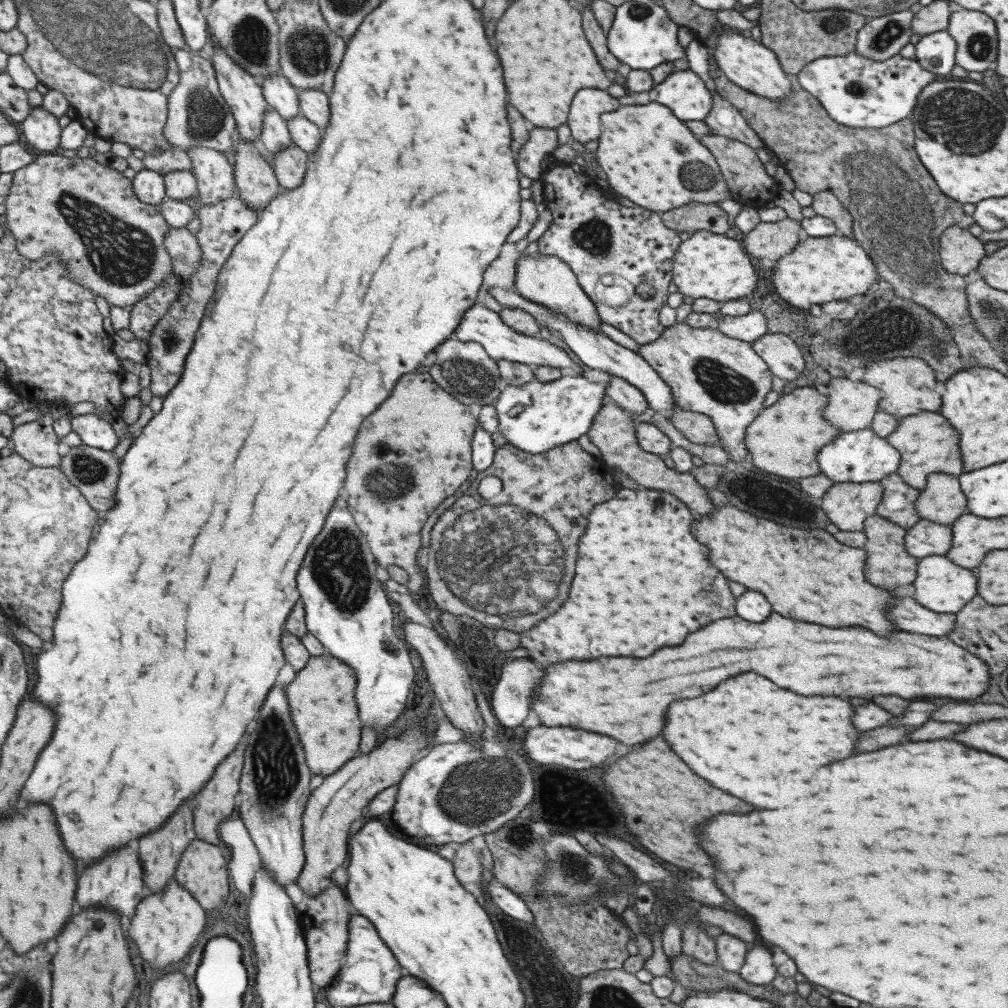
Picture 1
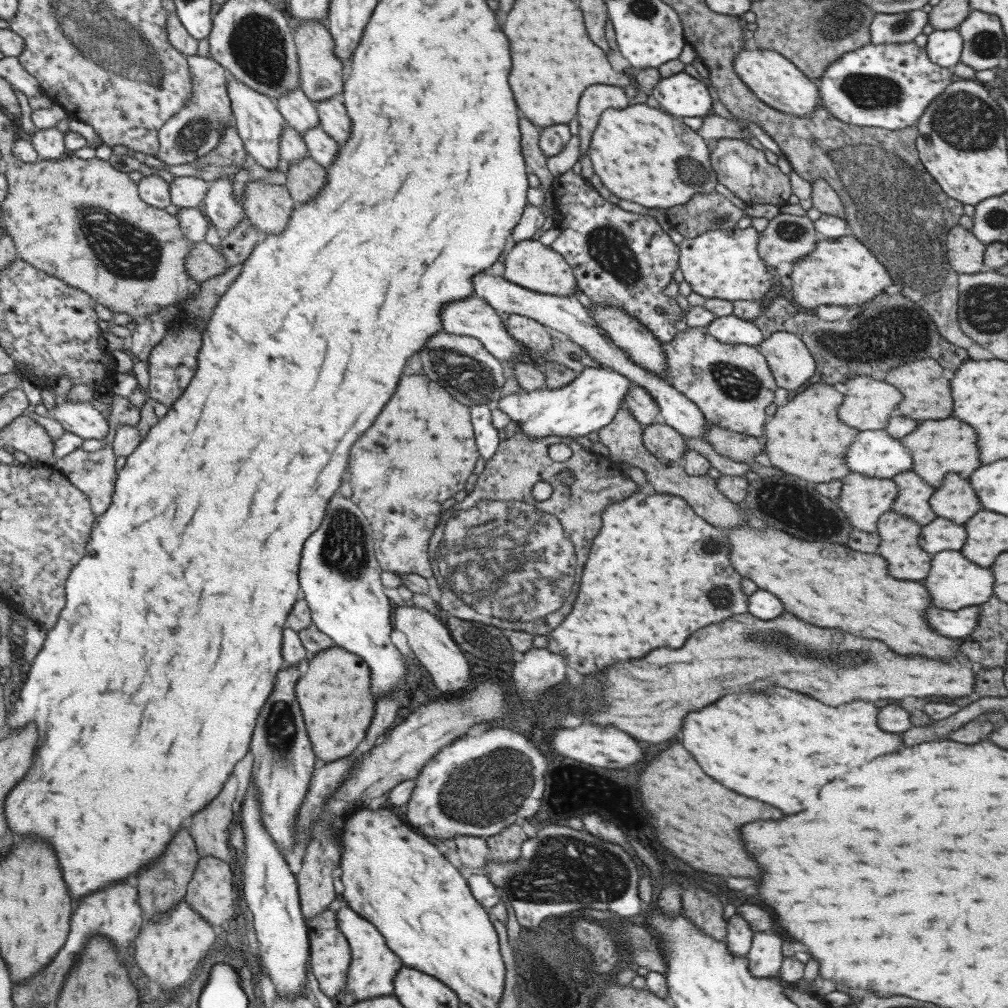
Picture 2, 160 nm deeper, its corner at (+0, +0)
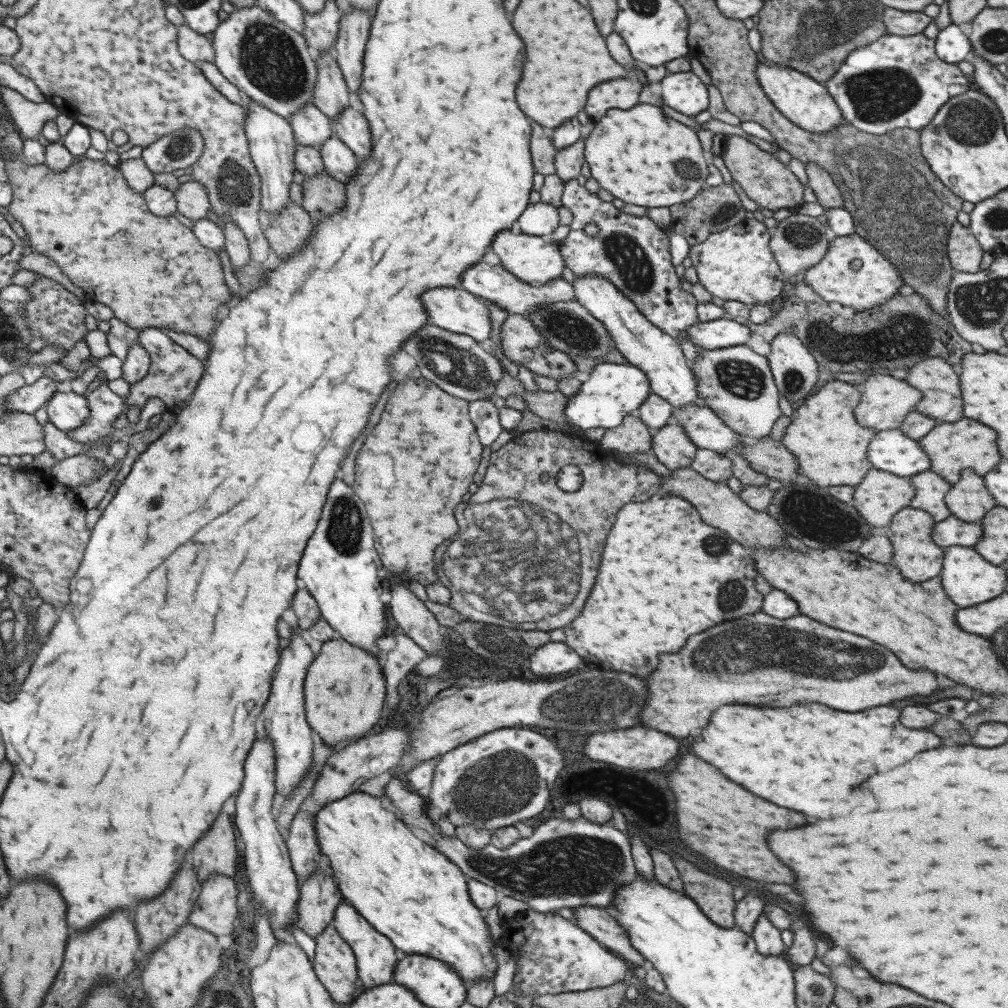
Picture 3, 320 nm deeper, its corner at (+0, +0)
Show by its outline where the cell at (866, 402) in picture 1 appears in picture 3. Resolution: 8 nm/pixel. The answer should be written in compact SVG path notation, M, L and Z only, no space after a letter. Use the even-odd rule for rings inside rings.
M875 374L871 376L871 382L859 384L859 403L853 409L855 420L863 428L875 429L876 431L898 429L903 419L912 412L919 403L921 394L908 385L903 379L895 379L887 374Z

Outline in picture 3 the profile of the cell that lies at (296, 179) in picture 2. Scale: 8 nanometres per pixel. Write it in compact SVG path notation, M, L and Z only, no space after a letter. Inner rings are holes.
M325 172L304 177L300 184L303 193L300 206L312 221L323 220L339 212L346 202L344 184Z

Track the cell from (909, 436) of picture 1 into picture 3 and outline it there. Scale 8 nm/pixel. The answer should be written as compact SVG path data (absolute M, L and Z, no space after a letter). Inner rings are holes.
M960 418L955 422L937 422L923 438L917 440L925 455L929 457L927 471L944 478L950 485L955 484L966 469L973 470L973 474L983 476L991 471L1003 458L998 453L997 446L993 444L995 432L987 426Z

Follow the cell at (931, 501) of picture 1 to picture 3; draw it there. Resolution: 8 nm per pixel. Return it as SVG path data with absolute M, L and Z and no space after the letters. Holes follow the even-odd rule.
M973 470L961 472L959 480L944 496L950 514L963 522L979 522L996 504L984 485L984 478Z

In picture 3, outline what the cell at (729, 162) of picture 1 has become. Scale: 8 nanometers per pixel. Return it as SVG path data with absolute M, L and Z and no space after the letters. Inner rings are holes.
M728 135L723 139L719 154L732 180L737 182L743 194L761 208L779 210L780 208L797 208L803 203L803 186L798 178L780 163L772 153L767 153L751 143L747 138Z

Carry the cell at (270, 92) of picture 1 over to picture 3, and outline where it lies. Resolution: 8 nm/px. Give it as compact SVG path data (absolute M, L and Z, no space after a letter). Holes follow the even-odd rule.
M312 102L287 118L294 141L318 148L333 136L330 118L327 118Z

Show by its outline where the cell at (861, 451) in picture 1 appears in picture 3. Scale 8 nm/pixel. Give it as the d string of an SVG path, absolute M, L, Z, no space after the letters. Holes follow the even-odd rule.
M899 429L876 431L866 449L871 469L897 477L911 477L929 469L929 457L919 443Z

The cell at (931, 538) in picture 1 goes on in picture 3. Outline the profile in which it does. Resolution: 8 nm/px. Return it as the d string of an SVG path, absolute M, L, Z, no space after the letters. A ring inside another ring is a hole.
M953 515L934 523L932 541L941 548L950 546L973 547L981 538L982 526L979 522L963 522Z

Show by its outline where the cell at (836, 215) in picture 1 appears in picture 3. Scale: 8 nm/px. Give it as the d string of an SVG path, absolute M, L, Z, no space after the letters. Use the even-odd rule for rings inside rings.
M805 163L807 186L811 188L824 210L843 207L842 196L826 170L815 163Z

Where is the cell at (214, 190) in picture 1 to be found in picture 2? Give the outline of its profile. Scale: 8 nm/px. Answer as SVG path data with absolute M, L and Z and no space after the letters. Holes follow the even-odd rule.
M219 177L208 182L208 189L203 202L203 215L220 235L235 228L242 218L244 210L242 205L232 199L232 186L230 178Z

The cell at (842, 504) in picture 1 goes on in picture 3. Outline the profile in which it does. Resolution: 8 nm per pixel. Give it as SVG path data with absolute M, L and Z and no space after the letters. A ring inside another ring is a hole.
M870 469L863 480L854 486L853 508L871 527L887 526L891 517L908 506L915 496L910 477Z

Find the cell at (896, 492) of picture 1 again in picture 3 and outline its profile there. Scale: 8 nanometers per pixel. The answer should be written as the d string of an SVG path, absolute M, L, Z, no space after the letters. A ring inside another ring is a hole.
M924 471L911 476L910 481L915 489L915 496L908 504L909 507L928 512L935 523L950 515L944 496L952 485L944 478L929 471Z

